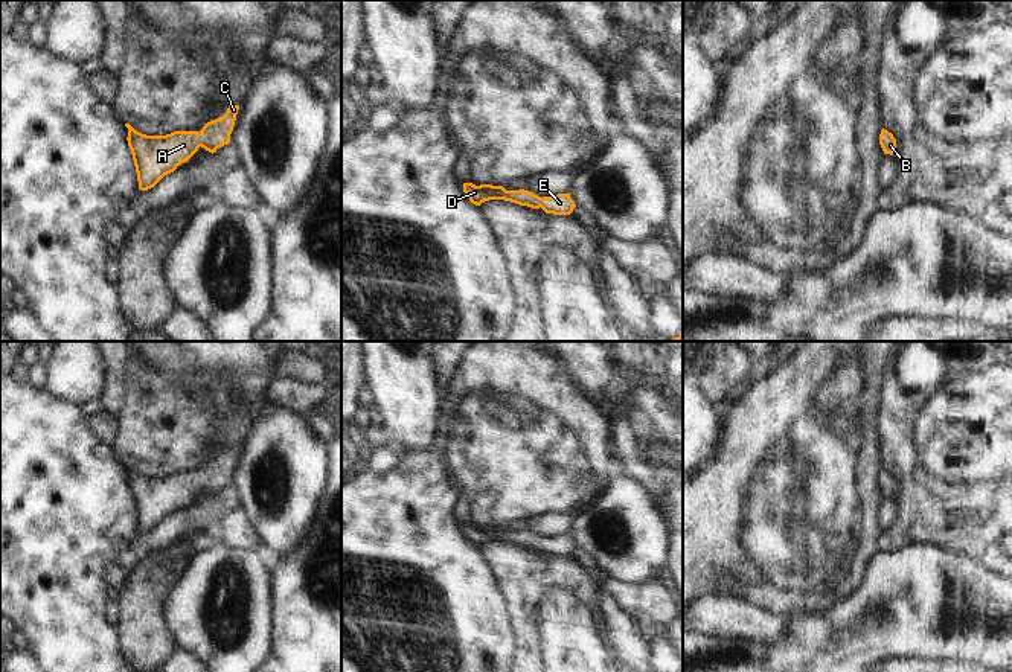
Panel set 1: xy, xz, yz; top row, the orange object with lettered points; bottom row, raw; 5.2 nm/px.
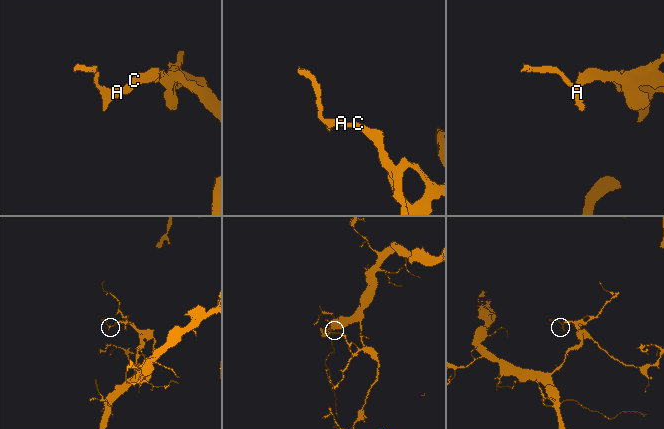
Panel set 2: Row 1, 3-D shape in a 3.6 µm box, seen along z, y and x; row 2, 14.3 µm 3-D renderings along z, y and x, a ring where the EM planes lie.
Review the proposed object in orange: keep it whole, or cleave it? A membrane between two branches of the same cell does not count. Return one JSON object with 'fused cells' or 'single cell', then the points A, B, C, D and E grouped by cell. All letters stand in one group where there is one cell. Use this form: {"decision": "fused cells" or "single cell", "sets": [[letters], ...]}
{"decision": "single cell", "sets": [["A", "B", "C", "D", "E"]]}

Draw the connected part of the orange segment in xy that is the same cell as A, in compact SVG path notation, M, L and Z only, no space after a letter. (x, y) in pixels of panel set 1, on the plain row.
M239 446L229 448L223 459L207 463L200 474L174 472L166 477L146 477L125 465L139 530L154 529L165 517L187 503L200 488L213 495L230 485L238 451Z

